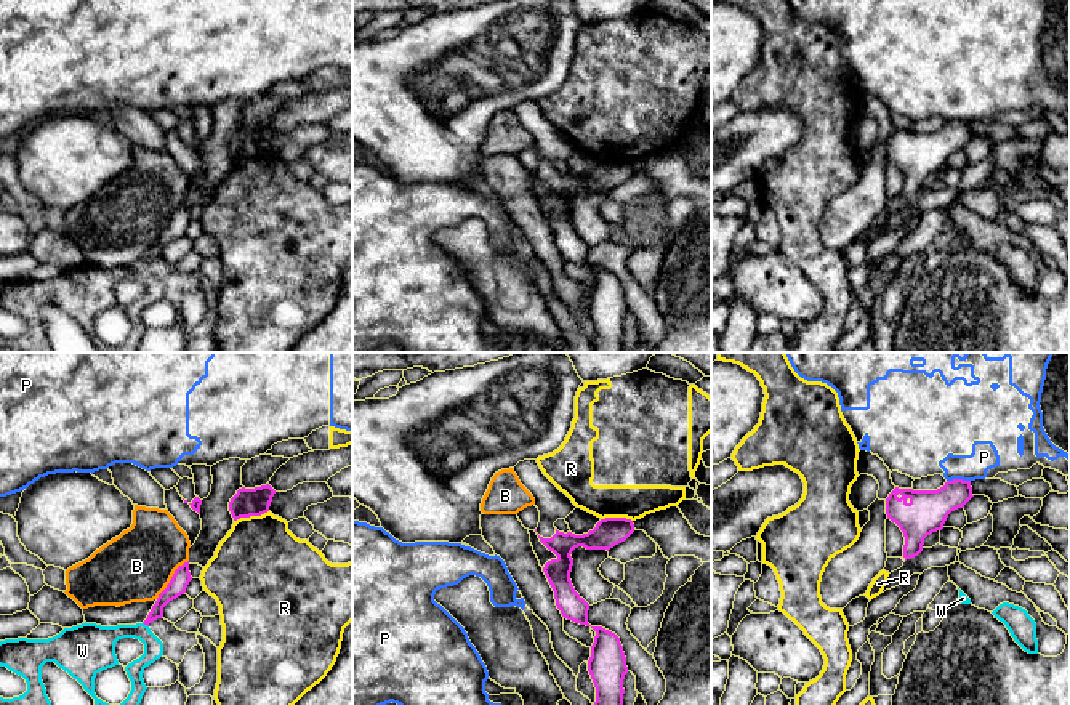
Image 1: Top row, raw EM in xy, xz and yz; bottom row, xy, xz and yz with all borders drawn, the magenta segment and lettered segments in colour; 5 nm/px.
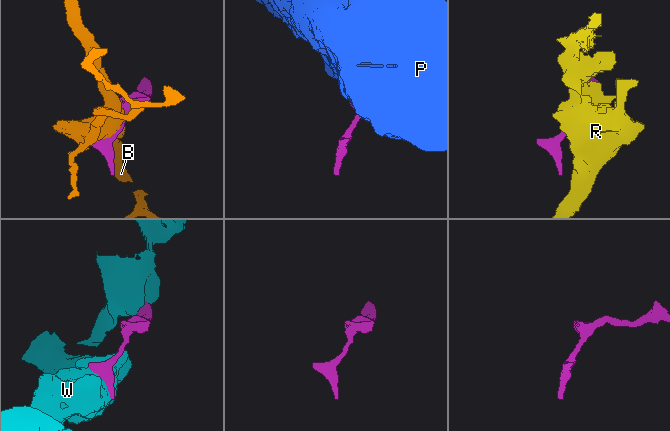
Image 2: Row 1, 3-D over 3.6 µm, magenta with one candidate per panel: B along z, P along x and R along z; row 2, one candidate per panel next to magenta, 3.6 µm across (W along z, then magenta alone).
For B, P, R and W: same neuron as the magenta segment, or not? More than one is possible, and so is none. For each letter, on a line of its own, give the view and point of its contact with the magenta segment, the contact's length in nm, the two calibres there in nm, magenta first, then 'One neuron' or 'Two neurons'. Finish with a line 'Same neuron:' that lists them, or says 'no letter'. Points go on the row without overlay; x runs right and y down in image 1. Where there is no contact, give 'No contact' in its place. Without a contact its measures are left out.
B: Touches magenta at xy (172, 220). Shared border 260 nm. Thickness 90 nm (magenta) against 360 nm. Two neurons
P: Touches magenta at yz (958, 120). Shared border 120 nm. Thickness 200 nm (magenta) against 140 nm. Two neurons
R: Touches magenta at xy (250, 156). Shared border 190 nm. Thickness 140 nm (magenta) against 440 nm. Two neurons
W: Touches magenta at xy (146, 265). Shared border 40 nm. Thickness 90 nm (magenta) against 160 nm. Two neurons
Same neuron: no letter

